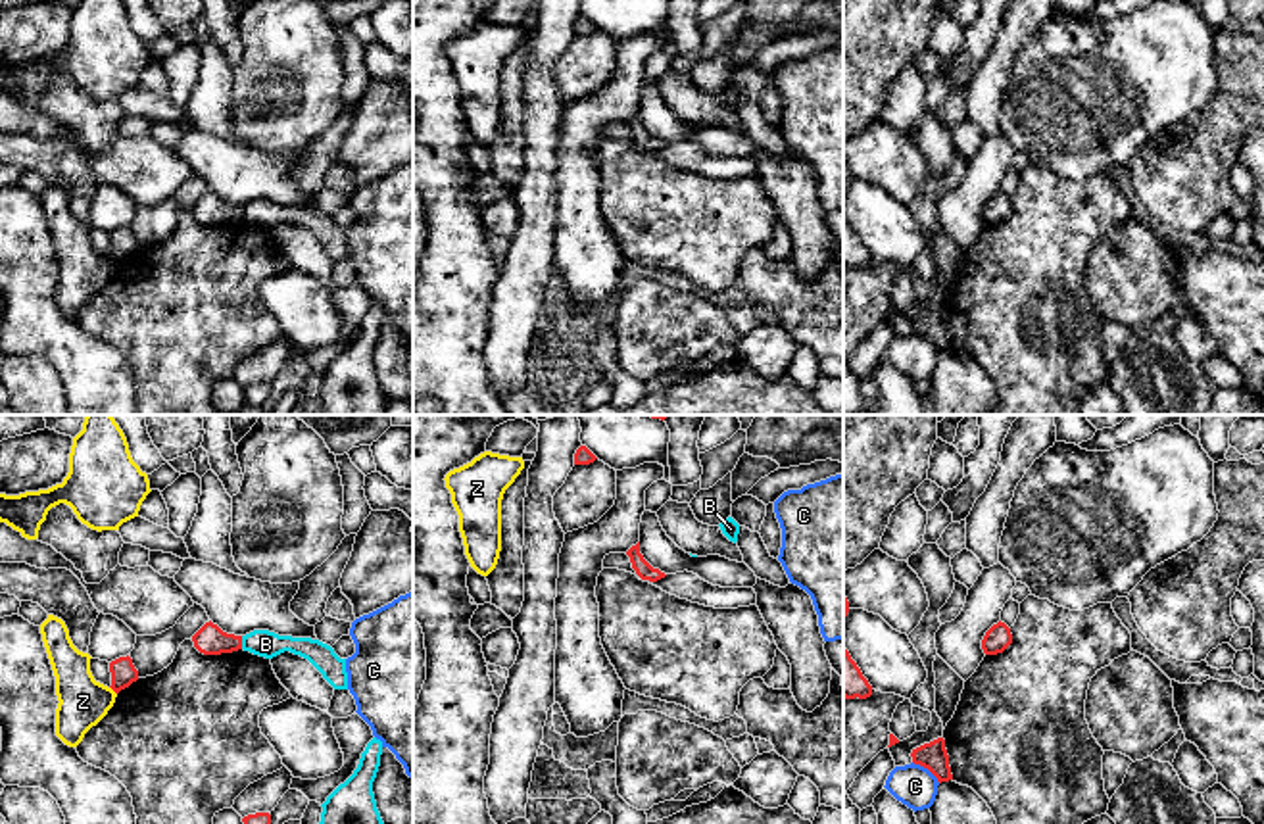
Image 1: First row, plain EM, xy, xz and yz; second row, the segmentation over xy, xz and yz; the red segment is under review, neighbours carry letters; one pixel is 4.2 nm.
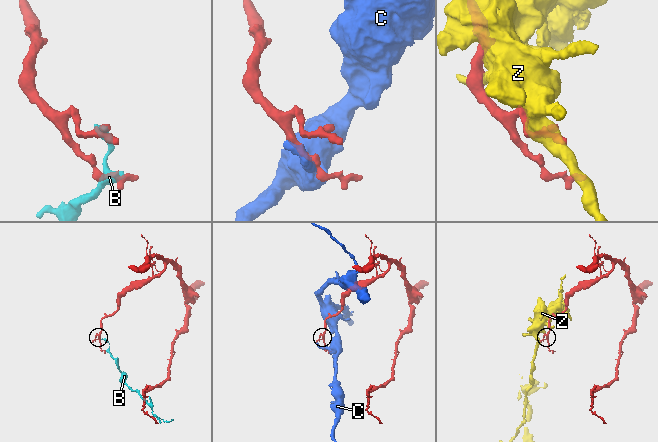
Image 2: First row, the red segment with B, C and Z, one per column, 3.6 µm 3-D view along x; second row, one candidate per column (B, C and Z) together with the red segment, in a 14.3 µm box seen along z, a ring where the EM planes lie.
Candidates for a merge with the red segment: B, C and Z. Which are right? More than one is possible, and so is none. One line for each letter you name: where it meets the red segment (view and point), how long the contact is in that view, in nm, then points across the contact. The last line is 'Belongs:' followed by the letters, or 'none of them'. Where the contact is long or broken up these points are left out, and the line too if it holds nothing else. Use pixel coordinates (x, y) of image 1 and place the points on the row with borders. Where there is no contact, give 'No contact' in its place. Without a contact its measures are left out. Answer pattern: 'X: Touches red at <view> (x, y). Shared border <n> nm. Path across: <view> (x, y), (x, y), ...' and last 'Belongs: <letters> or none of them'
Belongs: none of them

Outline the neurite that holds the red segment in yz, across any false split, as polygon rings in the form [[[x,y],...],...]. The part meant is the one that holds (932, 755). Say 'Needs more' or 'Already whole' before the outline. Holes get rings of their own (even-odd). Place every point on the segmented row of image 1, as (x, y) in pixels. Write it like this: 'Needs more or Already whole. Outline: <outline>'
Already whole. Outline: [[[943,738],[912,749],[911,757],[914,764],[928,768],[939,784],[953,780]]]

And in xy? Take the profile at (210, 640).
Already whole. Outline: [[[211,620],[206,622],[194,636],[194,647],[204,655],[221,655],[242,649],[242,636],[227,634]]]

